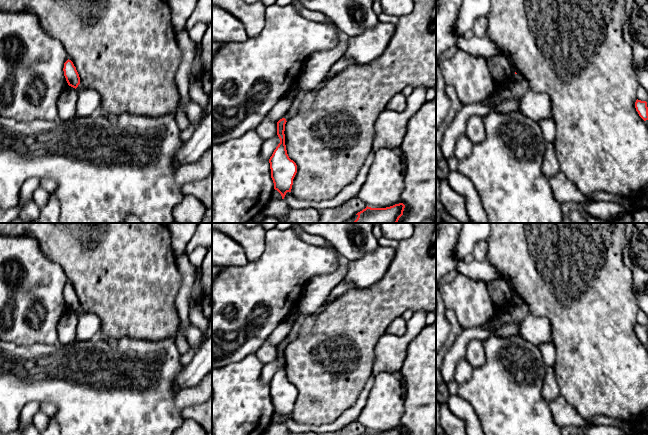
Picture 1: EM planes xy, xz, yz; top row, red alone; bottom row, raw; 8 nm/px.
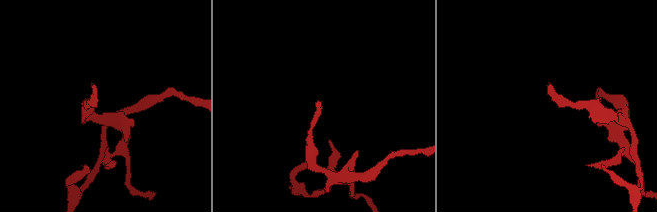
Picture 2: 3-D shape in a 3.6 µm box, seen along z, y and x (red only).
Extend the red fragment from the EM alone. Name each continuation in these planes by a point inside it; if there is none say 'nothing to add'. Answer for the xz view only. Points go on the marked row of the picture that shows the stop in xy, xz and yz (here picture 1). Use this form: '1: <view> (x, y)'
nothing to add

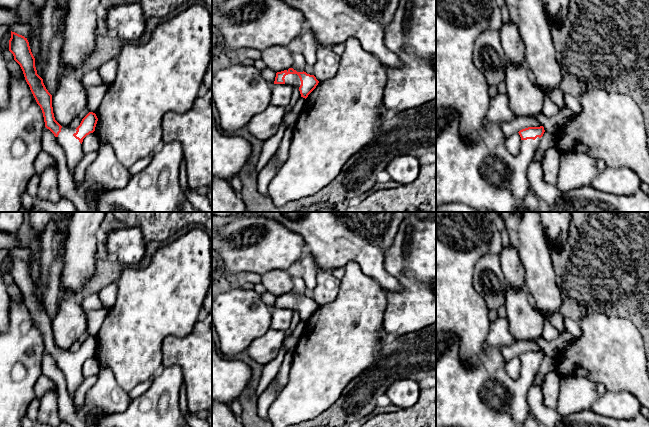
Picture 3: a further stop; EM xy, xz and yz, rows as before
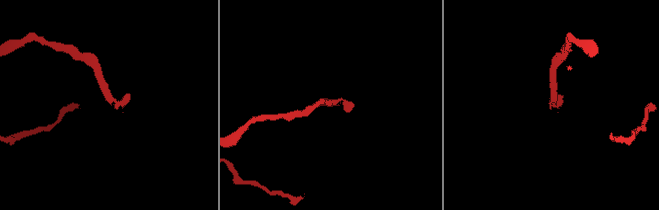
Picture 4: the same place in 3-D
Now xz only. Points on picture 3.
1: xz (291, 79)

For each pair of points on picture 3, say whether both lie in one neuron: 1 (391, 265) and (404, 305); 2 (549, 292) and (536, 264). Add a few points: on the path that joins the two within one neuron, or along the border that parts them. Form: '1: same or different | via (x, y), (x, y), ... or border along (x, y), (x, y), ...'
1: same | via (401, 275), (406, 280), (406, 295)
2: same | via (542, 285), (539, 271)

